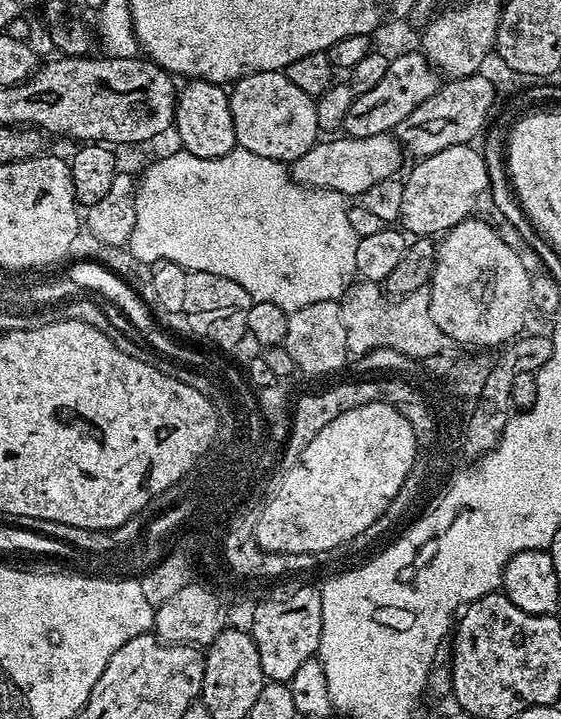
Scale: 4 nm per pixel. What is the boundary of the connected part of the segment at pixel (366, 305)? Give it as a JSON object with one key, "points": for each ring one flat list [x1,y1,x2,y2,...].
{"points":[[365,280,353,283,340,300,349,355,357,358,378,348,388,347,421,360,432,358,451,347,452,341,435,325,430,312,430,292,431,287,424,285,396,299,387,296,377,283]]}

